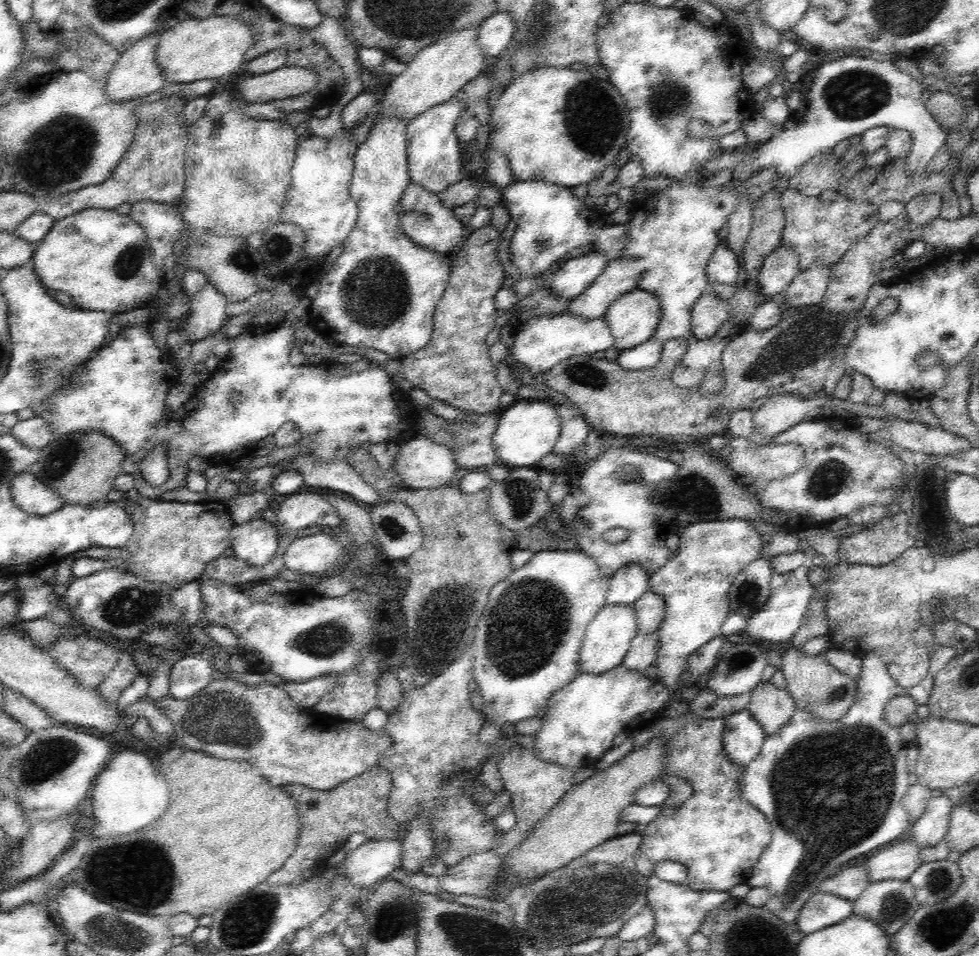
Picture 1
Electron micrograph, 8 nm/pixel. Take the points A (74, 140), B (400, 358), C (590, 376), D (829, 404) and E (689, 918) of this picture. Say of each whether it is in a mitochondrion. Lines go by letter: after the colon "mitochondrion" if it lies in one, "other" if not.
A: mitochondrion
B: other
C: mitochondrion
D: other
E: other

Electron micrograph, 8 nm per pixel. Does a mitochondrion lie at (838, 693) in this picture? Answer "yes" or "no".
yes

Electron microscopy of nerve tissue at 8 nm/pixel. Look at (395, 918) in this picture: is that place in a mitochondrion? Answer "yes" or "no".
yes

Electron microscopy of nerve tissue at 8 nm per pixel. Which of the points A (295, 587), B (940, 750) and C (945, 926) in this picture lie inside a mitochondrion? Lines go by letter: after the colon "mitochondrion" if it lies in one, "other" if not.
A: other
B: other
C: mitochondrion

